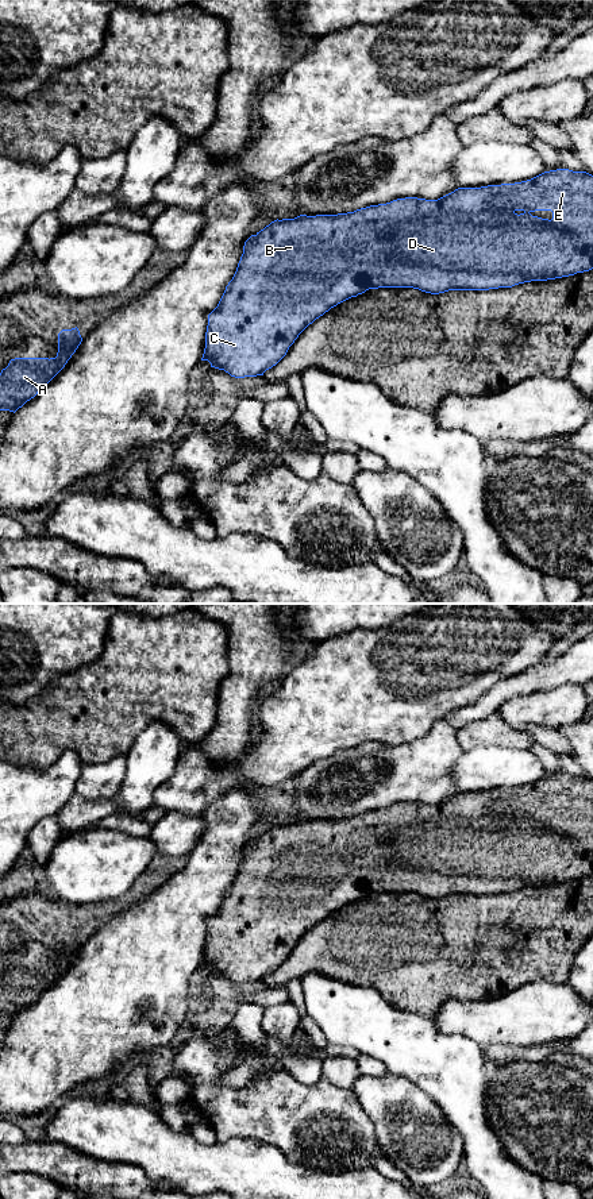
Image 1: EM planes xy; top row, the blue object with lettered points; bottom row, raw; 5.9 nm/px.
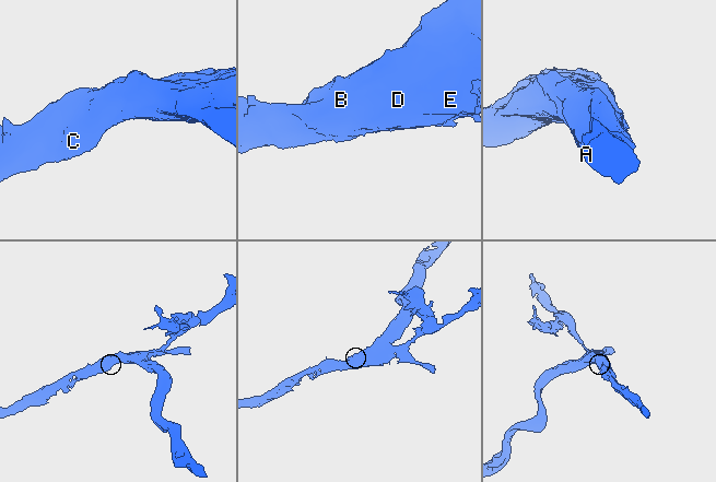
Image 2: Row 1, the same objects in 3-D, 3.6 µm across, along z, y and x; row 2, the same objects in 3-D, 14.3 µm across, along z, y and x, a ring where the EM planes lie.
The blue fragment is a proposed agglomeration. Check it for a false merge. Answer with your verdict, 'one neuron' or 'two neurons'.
one neuron

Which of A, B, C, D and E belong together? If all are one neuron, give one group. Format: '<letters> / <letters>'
A B C D E

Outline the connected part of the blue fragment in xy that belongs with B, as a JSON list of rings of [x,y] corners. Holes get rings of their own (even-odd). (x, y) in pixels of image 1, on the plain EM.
[[[557,774],[544,776],[531,784],[515,789],[488,790],[481,793],[458,793],[438,805],[405,802],[386,809],[370,810],[347,818],[316,821],[300,820],[294,824],[277,824],[255,840],[251,840],[244,847],[243,859],[238,868],[236,876],[226,891],[217,911],[208,920],[205,953],[201,965],[208,965],[211,972],[224,975],[235,983],[263,980],[266,975],[276,971],[286,960],[289,952],[309,929],[338,909],[351,902],[357,902],[369,894],[413,892],[431,899],[439,899],[448,895],[489,895],[498,892],[512,892],[515,890],[531,886],[547,886],[569,882],[577,878],[589,876],[592,874],[593,780],[586,776]],[[535,816],[551,816],[552,824],[548,825],[532,821],[531,818]]]

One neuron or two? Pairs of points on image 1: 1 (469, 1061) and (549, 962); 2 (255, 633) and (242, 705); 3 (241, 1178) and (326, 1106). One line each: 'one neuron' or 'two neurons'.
1: two neurons
2: one neuron
3: two neurons

